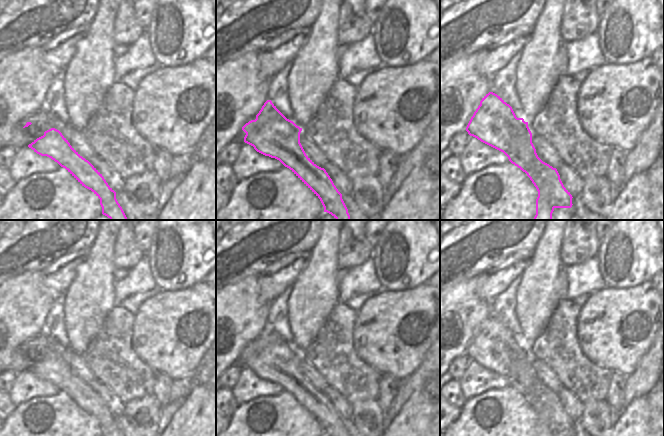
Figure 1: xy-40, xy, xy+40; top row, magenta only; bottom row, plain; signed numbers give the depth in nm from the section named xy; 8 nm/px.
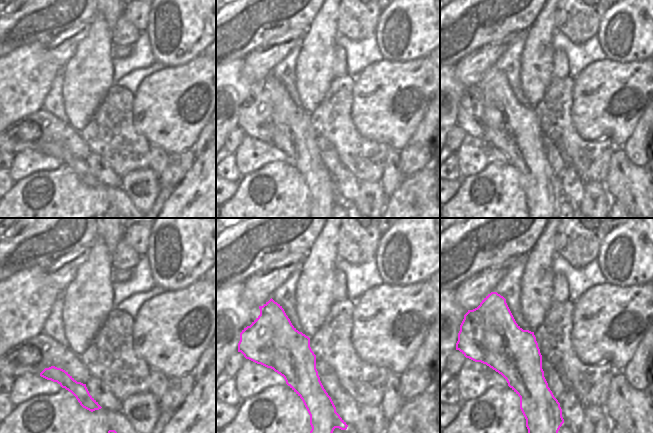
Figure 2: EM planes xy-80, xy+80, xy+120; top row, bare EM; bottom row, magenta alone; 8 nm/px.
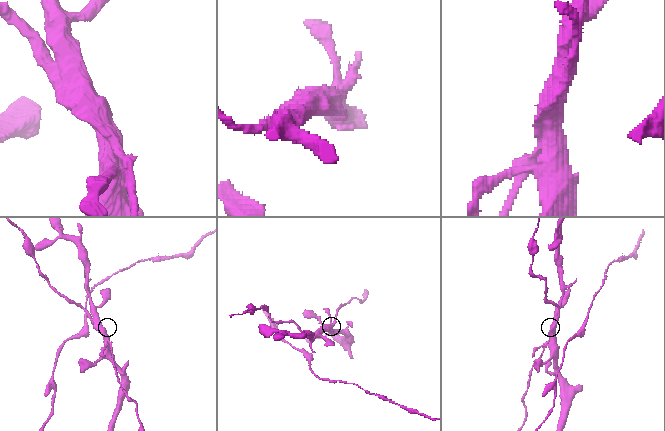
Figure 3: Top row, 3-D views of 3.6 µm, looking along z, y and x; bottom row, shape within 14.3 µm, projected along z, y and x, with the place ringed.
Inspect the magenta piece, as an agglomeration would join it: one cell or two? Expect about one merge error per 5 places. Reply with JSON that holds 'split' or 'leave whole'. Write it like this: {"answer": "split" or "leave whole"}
{"answer": "split"}

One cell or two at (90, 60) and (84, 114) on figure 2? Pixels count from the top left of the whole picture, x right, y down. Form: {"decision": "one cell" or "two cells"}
{"decision": "one cell"}

